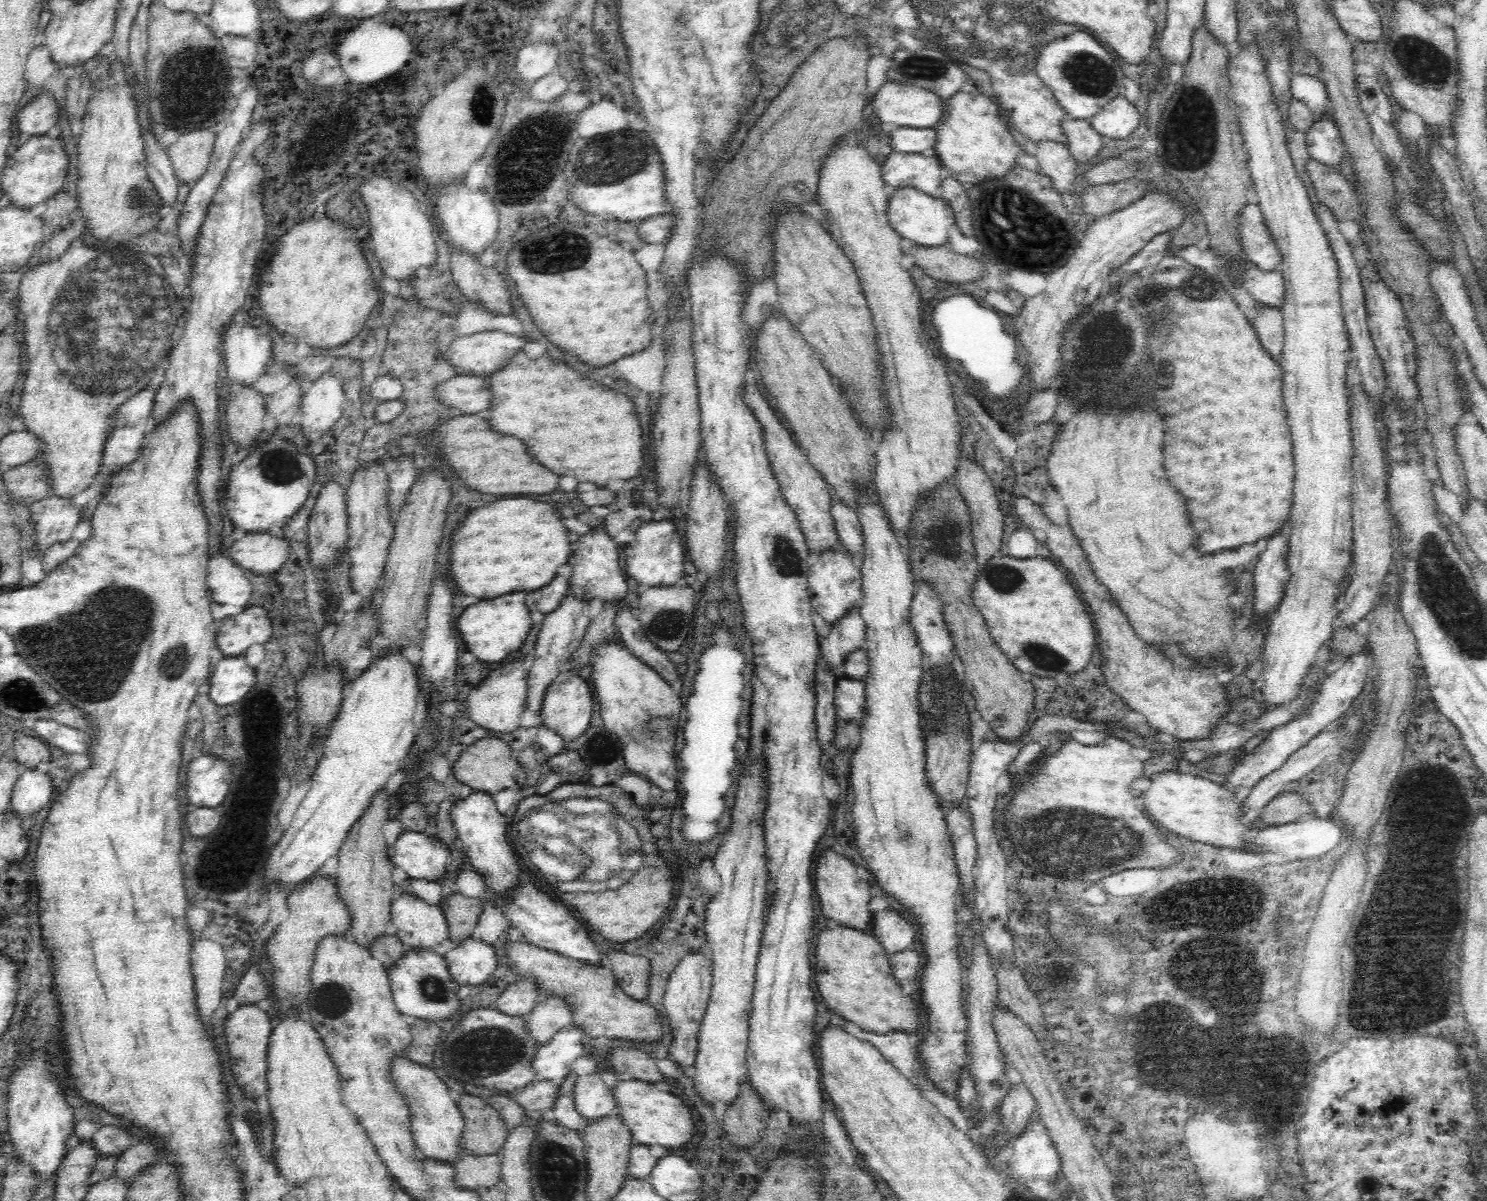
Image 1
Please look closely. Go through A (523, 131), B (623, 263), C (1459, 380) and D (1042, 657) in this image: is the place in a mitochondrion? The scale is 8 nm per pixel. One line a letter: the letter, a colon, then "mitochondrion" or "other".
A: mitochondrion
B: other
C: other
D: mitochondrion

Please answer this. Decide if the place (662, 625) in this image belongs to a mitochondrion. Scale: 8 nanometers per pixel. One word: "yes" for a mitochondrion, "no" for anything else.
yes

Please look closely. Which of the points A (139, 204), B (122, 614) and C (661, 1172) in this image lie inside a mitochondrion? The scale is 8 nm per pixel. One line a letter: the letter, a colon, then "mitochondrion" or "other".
A: mitochondrion
B: mitochondrion
C: other

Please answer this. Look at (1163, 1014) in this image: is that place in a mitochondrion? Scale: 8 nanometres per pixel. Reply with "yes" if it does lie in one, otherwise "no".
yes

